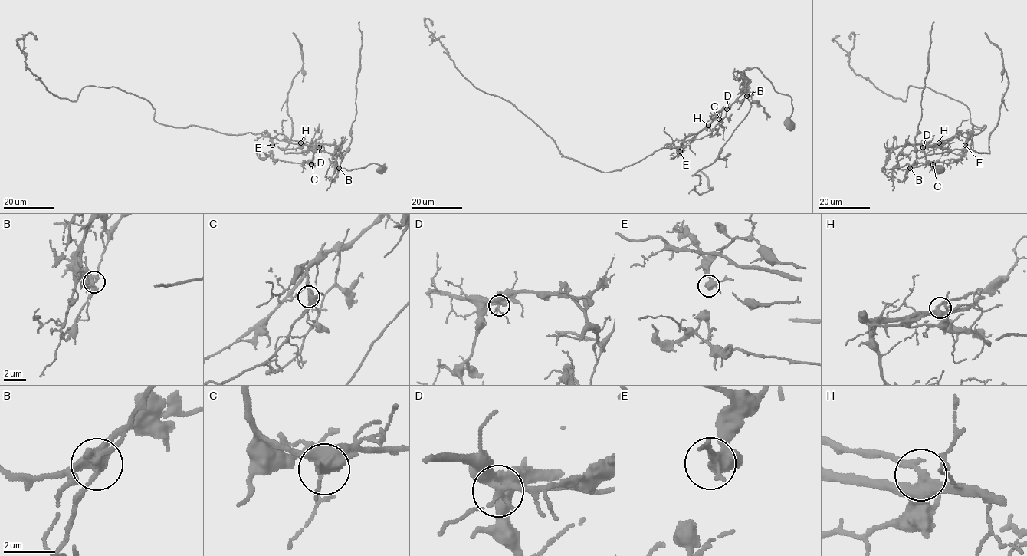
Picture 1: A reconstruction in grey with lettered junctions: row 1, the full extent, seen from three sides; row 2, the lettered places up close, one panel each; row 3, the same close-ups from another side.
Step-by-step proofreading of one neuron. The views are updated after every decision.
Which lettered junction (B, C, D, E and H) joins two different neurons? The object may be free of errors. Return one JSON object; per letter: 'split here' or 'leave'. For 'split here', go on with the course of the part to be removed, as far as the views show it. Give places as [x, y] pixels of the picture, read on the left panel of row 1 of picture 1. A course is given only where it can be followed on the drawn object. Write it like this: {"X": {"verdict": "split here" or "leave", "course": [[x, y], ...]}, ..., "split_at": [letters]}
{"B": {"verdict": "split here", "course": [[339, 168], [339, 155], [319, 149], [285, 152], [293, 124], [287, 93], [302, 67], [300, 44], [293, 32]]}, "C": {"verdict": "leave"}, "D": {"verdict": "leave"}, "E": {"verdict": "leave"}, "H": {"verdict": "leave"}, "split_at": ["B"]}

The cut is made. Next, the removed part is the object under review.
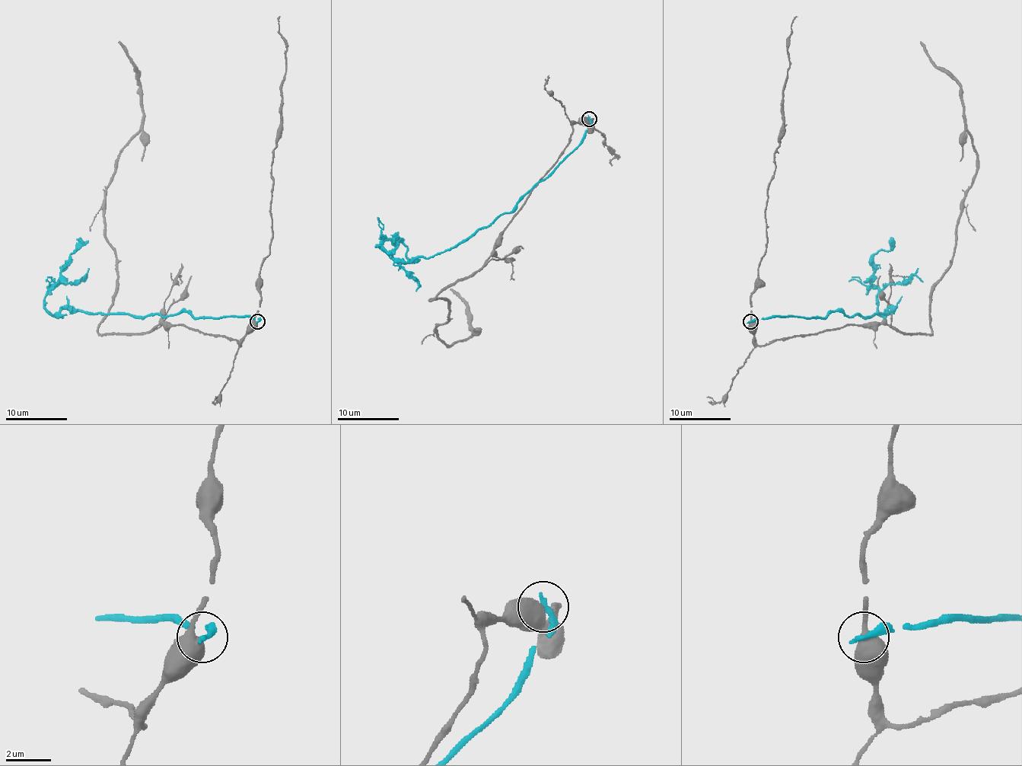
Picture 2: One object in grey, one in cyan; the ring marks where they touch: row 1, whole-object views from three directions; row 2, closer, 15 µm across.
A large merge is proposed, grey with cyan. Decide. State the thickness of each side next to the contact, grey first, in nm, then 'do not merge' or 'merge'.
480 nm thick on the grey side, 300 nm on the other; do not merge

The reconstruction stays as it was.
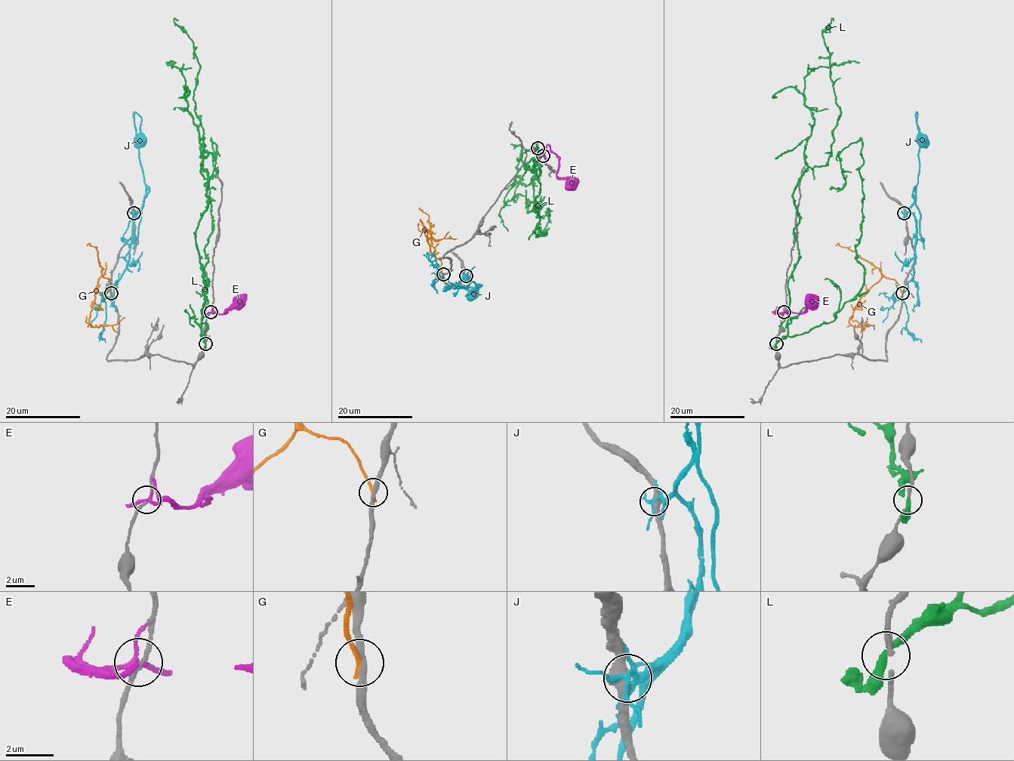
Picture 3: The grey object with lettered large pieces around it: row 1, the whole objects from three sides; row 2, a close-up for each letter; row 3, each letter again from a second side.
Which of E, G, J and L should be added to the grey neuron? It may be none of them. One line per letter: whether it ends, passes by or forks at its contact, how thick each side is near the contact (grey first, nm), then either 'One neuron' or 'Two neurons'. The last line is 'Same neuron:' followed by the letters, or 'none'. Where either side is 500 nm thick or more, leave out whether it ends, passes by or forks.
E: It forks there. Thickness 170 nm (grey) against 180 nm. Two neurons
G: It ends there. Thickness 300 nm (grey) against 180 nm. Two neurons
J: It forks there. Thickness 460 nm (grey) against 160 nm. Two neurons
L: It passes by. Thickness 180 nm (grey) against 280 nm. Two neurons
Same neuron: none

